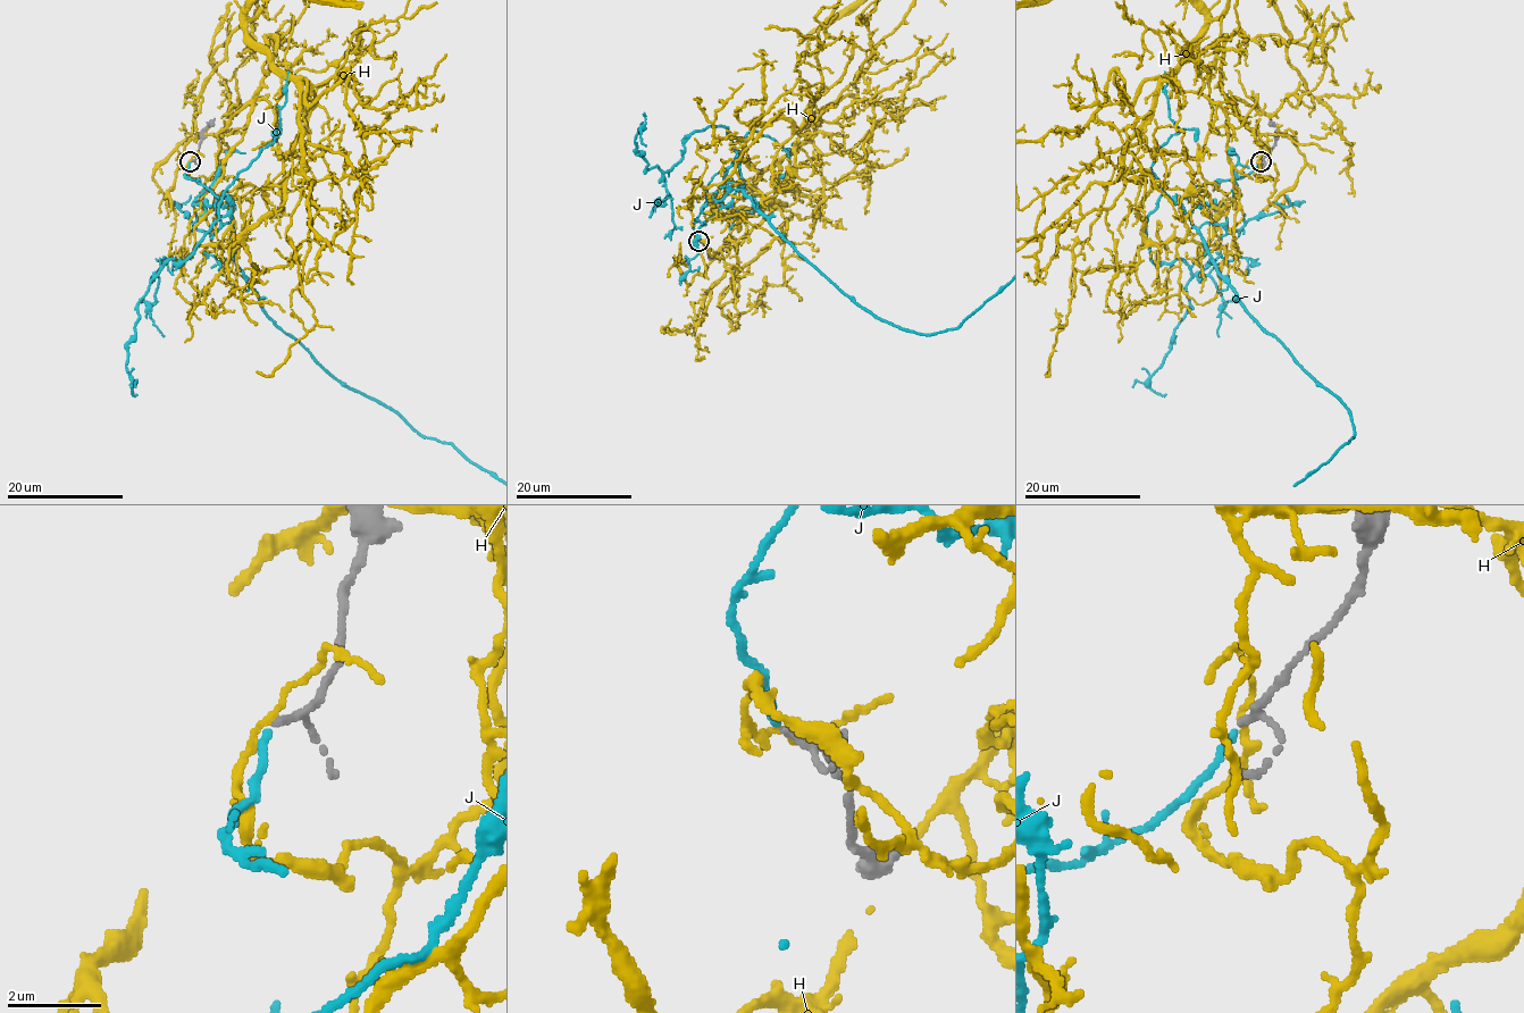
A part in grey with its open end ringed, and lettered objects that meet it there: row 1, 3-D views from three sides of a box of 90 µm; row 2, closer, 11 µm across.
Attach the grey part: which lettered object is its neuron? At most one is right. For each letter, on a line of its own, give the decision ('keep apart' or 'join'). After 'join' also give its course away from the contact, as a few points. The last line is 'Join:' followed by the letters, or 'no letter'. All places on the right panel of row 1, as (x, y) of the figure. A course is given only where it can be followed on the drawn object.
H: keep apart
J: join
Join: J

